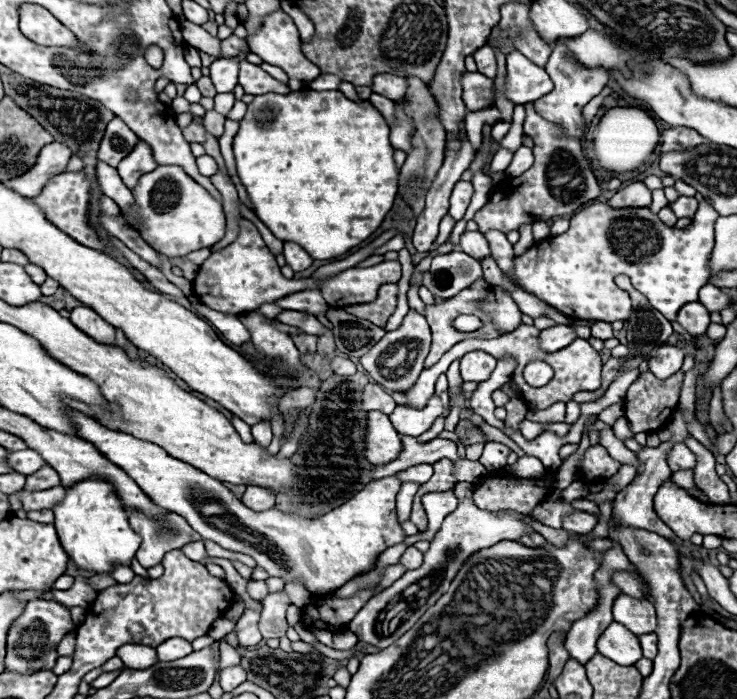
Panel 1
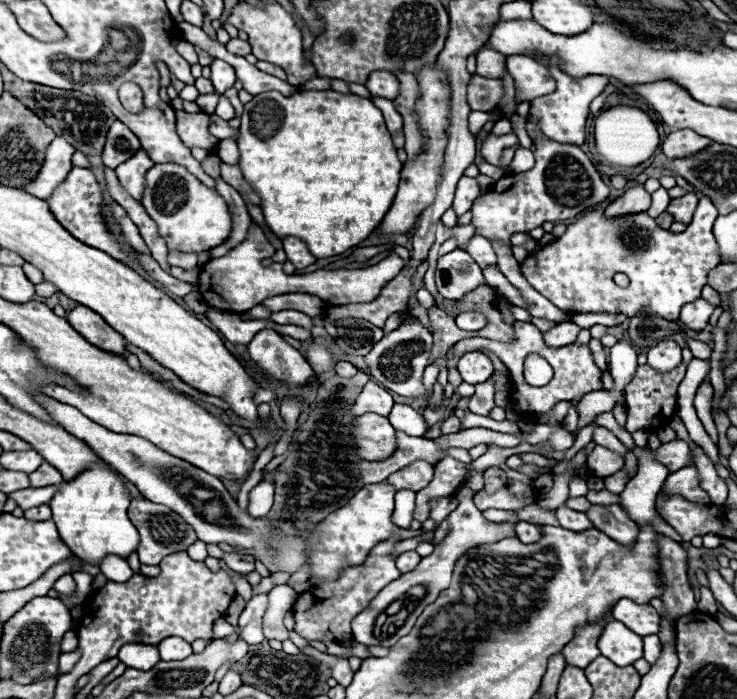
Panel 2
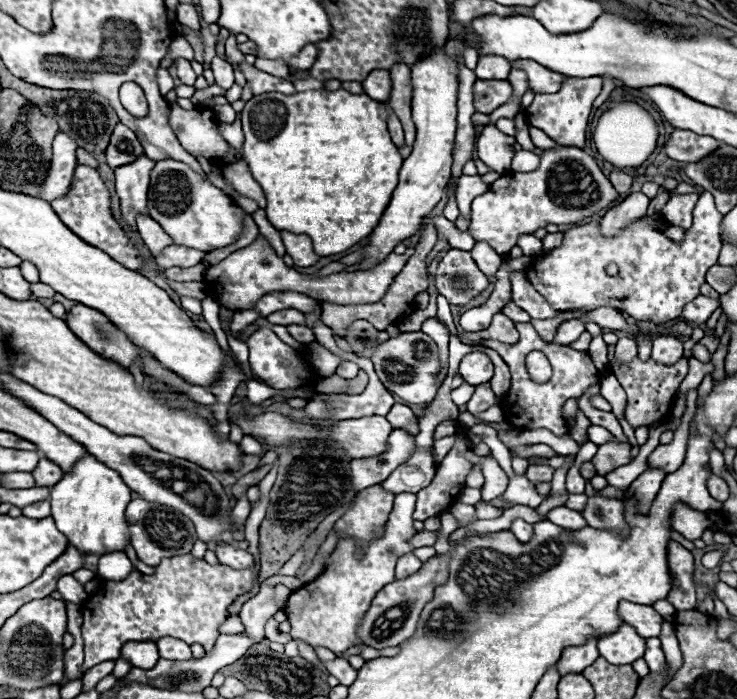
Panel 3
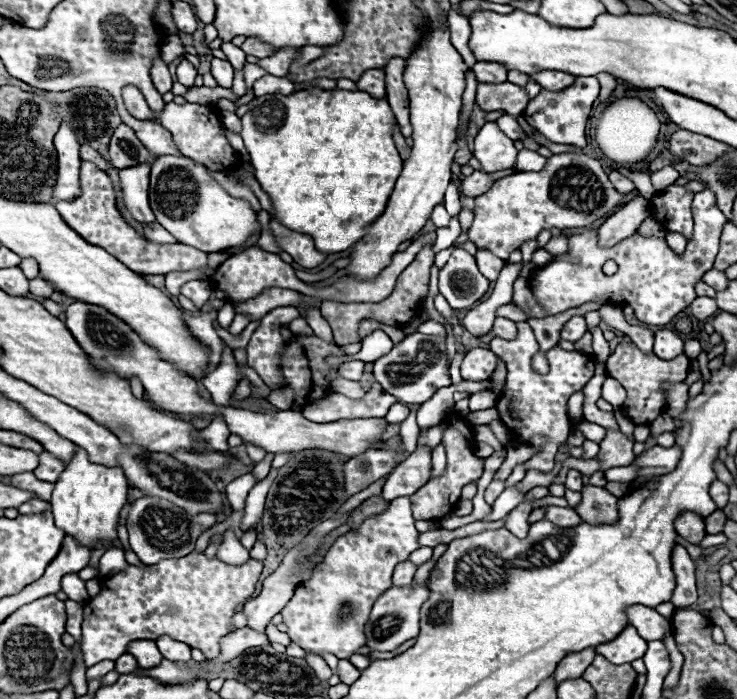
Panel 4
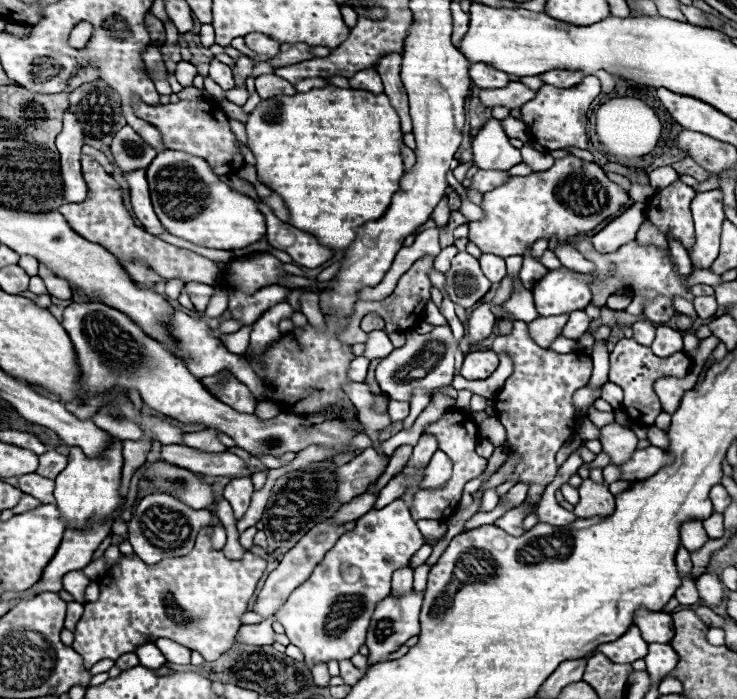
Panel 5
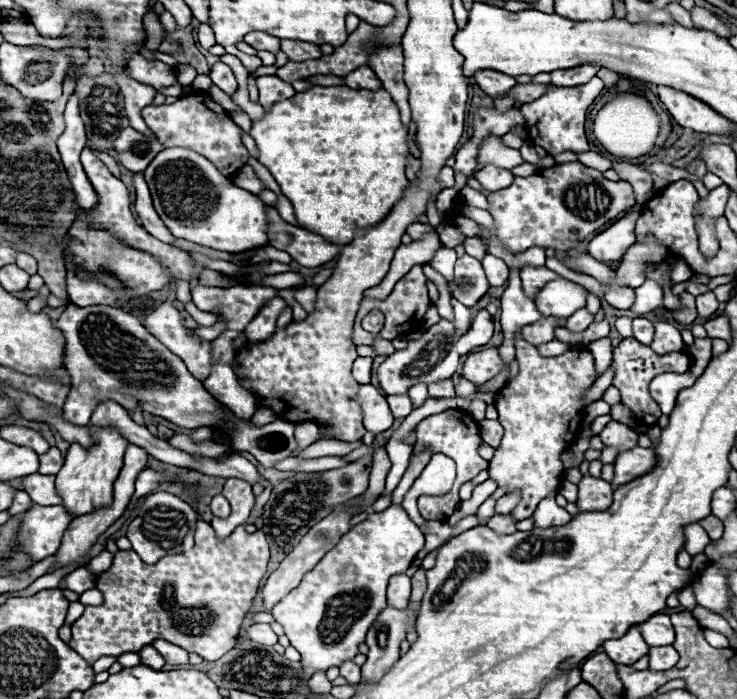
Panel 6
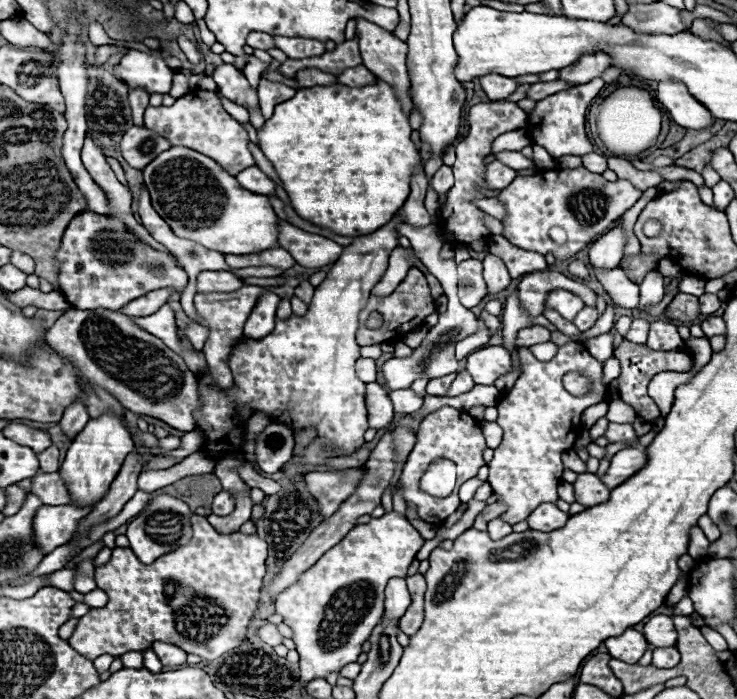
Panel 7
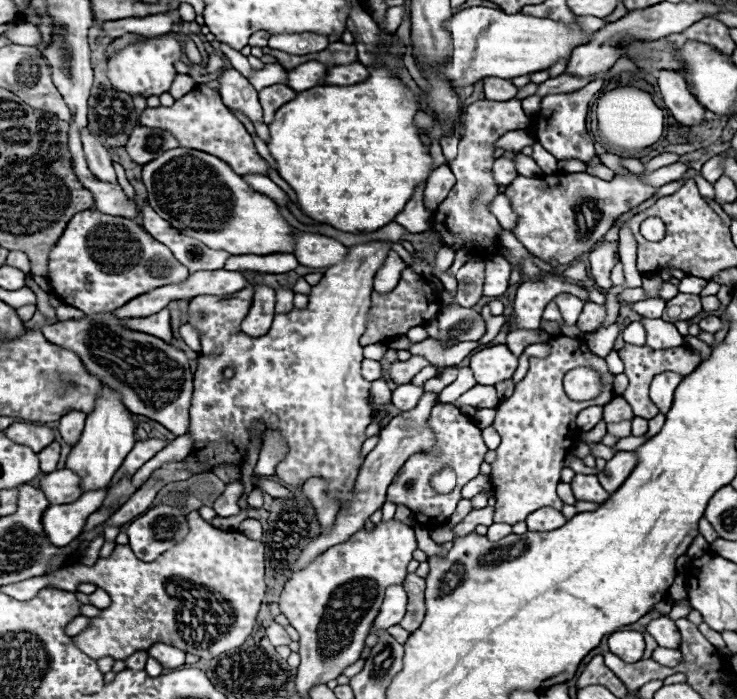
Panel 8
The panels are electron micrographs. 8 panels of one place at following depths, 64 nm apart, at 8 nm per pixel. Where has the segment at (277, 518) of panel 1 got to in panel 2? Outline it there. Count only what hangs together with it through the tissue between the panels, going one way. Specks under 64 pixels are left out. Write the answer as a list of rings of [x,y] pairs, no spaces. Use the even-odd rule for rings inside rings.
[[[38,396],[36,400],[52,414],[52,418],[66,432],[70,432],[78,440],[84,440],[106,464],[114,466],[124,478],[128,478],[146,500],[154,504],[164,504],[170,510],[178,512],[196,530],[198,540],[206,544],[228,544],[242,552],[252,552],[256,560],[260,560],[272,574],[274,572],[294,574],[308,564],[310,566],[308,582],[312,588],[324,584],[326,580],[334,580],[336,576],[340,576],[342,570],[350,566],[364,564],[372,546],[386,542],[388,538],[406,540],[429,532],[436,525],[428,518],[417,531],[400,530],[390,518],[394,512],[396,488],[386,480],[364,486],[356,496],[348,500],[348,504],[328,514],[328,518],[318,522],[312,530],[296,530],[292,522],[280,522],[270,516],[254,518],[248,514],[248,510],[238,508],[236,500],[224,488],[220,478],[210,476],[204,470],[190,466],[180,458],[170,456],[168,452],[160,450],[158,446],[144,438],[110,432],[68,404],[62,404],[46,396]]]

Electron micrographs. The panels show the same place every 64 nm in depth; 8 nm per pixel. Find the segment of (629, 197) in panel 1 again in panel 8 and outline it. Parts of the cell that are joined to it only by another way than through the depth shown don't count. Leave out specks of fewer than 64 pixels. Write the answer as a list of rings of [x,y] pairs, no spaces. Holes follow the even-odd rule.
[[[602,240],[596,248],[590,250],[590,276],[592,280],[608,290],[610,284],[610,270],[618,264],[618,242]]]

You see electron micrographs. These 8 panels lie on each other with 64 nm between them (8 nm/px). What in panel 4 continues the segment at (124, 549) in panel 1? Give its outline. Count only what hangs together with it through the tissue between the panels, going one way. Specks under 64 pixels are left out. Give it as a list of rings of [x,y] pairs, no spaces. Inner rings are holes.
[[[78,450],[72,462],[64,468],[60,478],[54,484],[52,492],[52,514],[58,528],[62,528],[66,534],[76,538],[82,546],[98,548],[108,546],[112,548],[118,542],[118,520],[120,510],[128,502],[128,482],[124,478],[124,472],[118,468],[100,466],[96,462],[90,462],[88,454],[84,450]]]

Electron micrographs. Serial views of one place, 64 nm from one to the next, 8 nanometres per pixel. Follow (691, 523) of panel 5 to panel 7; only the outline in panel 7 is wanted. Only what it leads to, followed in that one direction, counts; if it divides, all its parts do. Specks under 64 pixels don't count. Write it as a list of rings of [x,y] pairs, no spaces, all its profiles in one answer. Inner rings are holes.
[[[694,526],[692,530],[690,530],[690,544],[688,544],[688,554],[692,556],[692,558],[702,558],[702,556],[706,556],[706,550],[710,542],[706,537],[706,534],[698,528],[698,526]]]

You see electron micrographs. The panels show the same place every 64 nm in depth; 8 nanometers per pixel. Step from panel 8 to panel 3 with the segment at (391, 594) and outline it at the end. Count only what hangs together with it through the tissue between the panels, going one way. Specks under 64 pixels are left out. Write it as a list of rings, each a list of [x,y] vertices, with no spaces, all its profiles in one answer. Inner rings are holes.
[[[410,552],[410,554],[404,554],[400,560],[398,560],[398,564],[396,564],[396,578],[400,580],[400,578],[406,578],[406,576],[410,576],[410,574],[414,574],[418,568],[422,566],[422,562]]]

